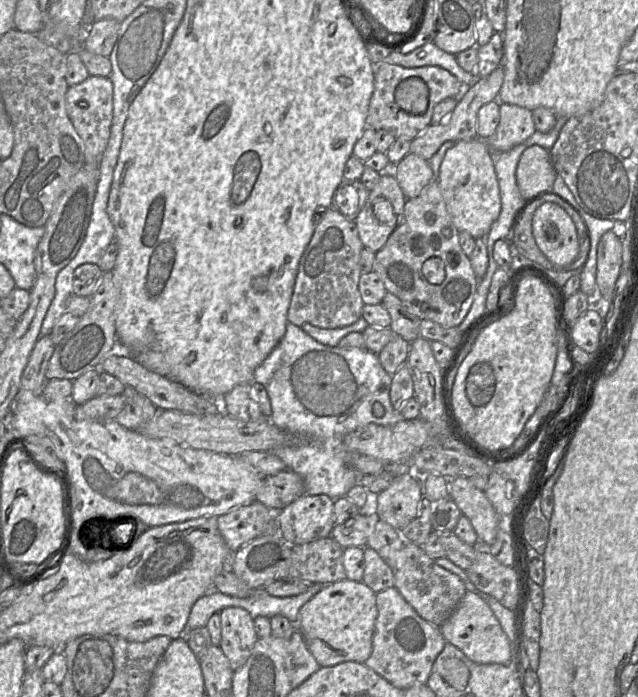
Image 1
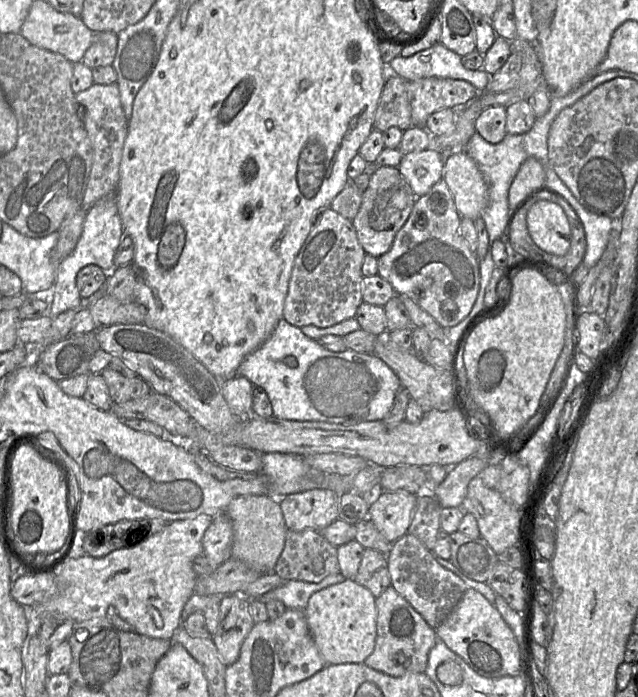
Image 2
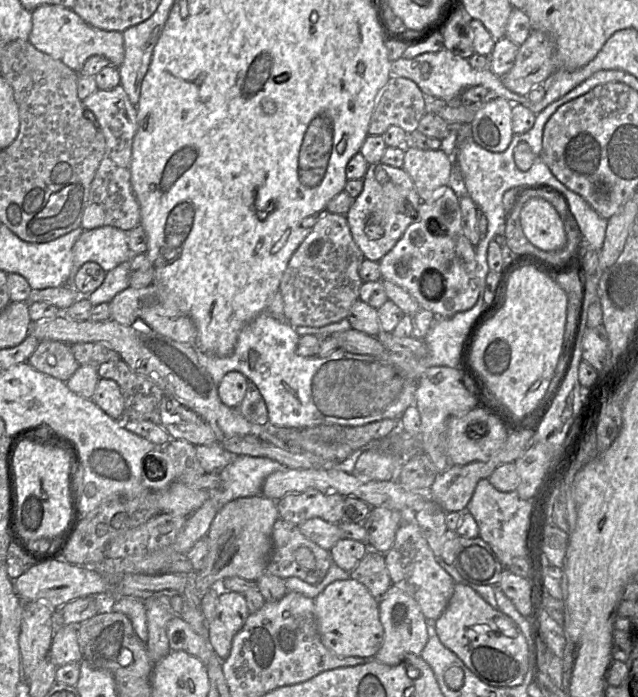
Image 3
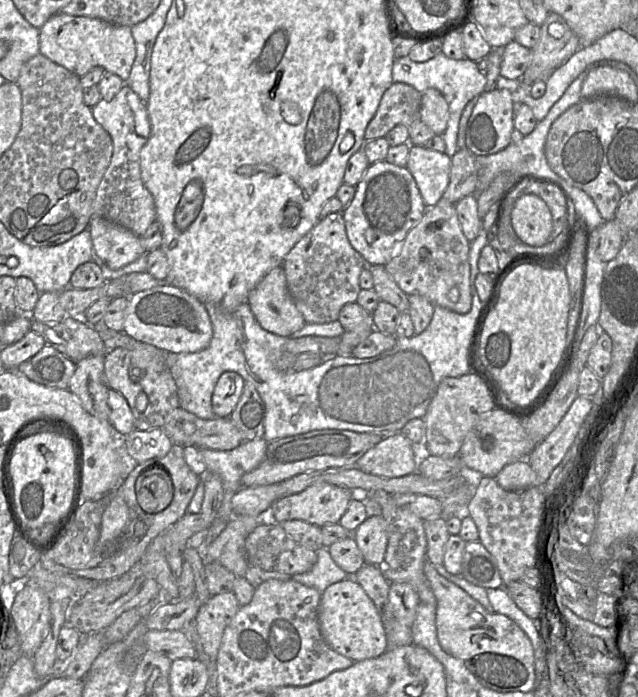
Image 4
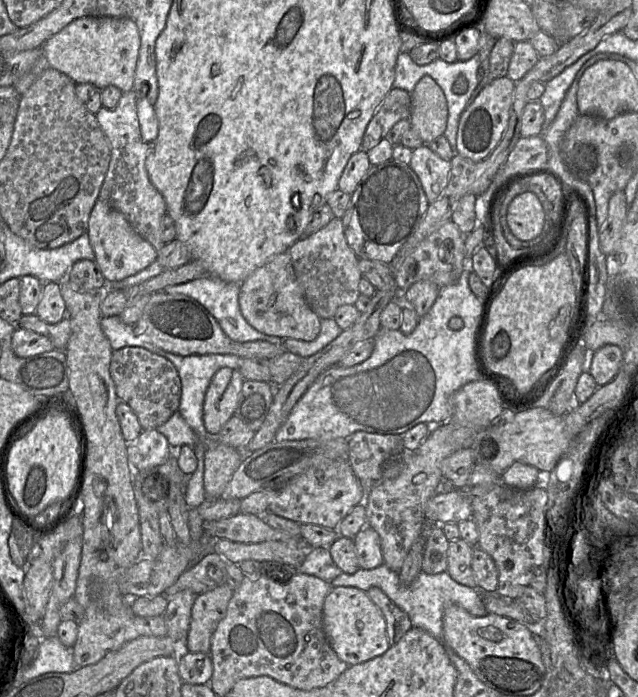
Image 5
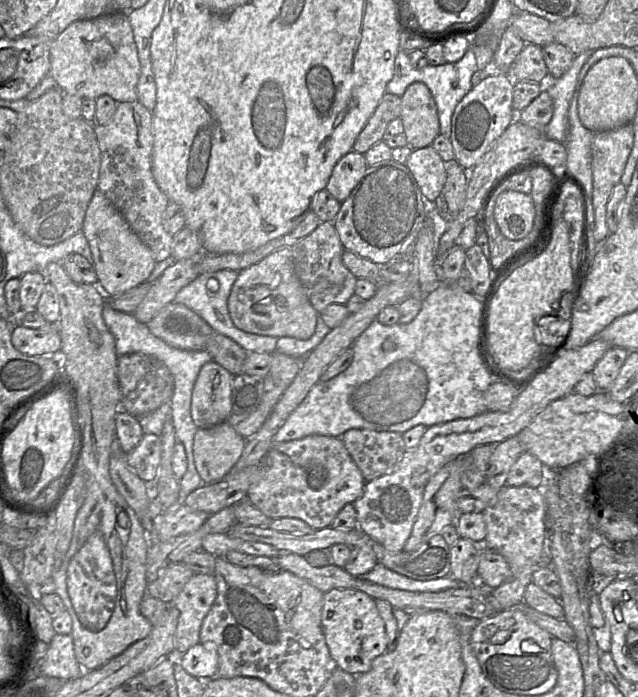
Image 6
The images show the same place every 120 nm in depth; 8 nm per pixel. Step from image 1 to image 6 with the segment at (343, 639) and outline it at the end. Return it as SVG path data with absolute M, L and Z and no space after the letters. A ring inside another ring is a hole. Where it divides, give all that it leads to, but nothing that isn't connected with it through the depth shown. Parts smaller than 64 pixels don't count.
M331 589L323 596L322 630L337 667L352 675L368 672L373 660L389 649L385 624L376 603L368 594L355 589Z

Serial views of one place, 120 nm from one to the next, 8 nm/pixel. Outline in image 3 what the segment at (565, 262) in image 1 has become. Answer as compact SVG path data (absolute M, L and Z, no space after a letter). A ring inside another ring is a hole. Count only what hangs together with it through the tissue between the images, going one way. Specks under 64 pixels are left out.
M533 197L520 208L518 214L523 233L532 245L545 252L559 253L564 249L564 224L548 201Z

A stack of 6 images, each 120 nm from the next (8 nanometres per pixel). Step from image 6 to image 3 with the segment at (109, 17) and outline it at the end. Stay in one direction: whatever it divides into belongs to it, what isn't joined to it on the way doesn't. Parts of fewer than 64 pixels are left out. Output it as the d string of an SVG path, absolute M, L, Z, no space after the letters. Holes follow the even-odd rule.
M44 4L32 12L32 30L28 41L39 51L60 60L70 69L79 73L86 60L94 55L103 56L111 62L111 66L119 67L124 61L124 39L122 32L105 31L95 28L81 19L72 9L59 5Z

